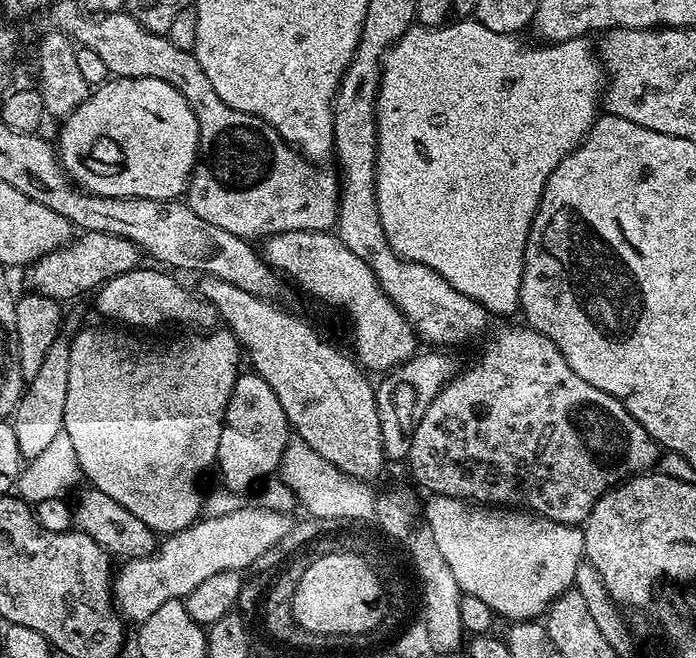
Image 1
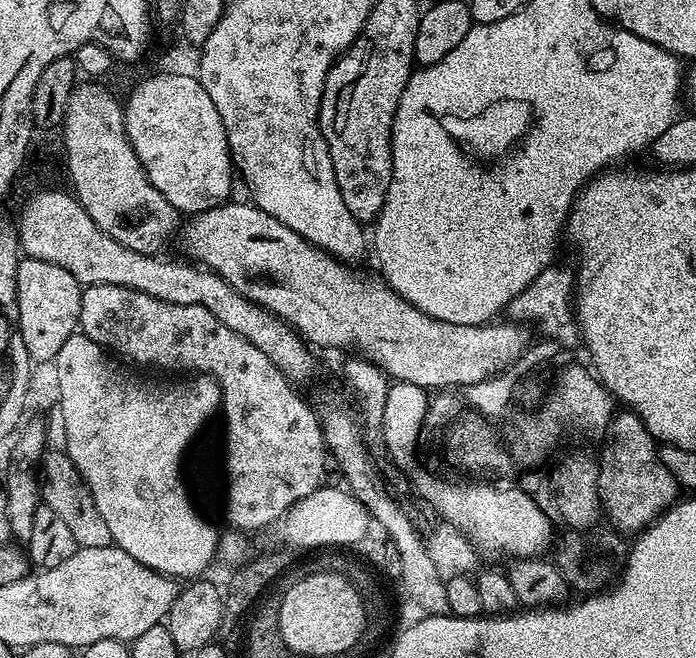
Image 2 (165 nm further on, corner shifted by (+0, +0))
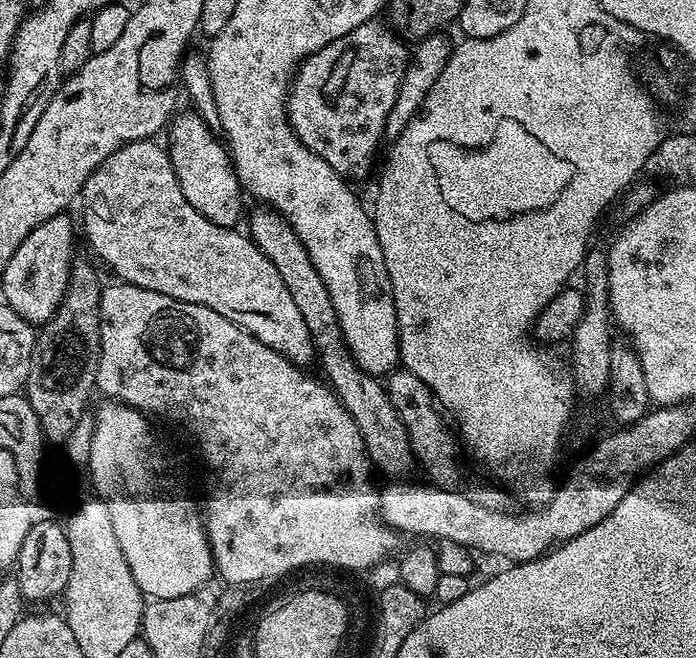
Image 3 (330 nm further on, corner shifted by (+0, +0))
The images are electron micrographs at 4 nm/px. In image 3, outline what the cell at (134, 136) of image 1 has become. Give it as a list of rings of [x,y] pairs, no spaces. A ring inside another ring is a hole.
[[[194,110],[187,111],[181,111],[171,121],[166,132],[166,151],[172,159],[172,169],[176,171],[178,186],[182,194],[186,194],[186,202],[190,202],[190,206],[194,206],[198,214],[210,218],[210,222],[218,226],[236,228],[239,225],[240,211],[244,208],[245,197],[242,195],[240,179],[236,177],[232,157],[225,141],[209,128],[208,123]]]

